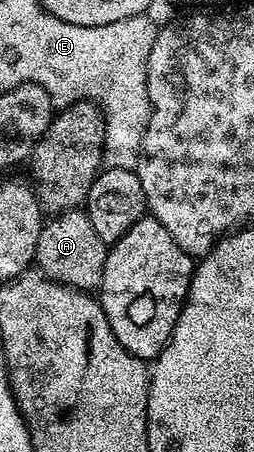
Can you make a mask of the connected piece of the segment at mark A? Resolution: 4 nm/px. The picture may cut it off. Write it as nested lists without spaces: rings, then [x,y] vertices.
[[[75,208],[64,210],[53,215],[54,219],[47,221],[40,232],[40,240],[34,249],[34,262],[37,269],[47,278],[53,278],[55,282],[62,282],[66,286],[75,286],[78,290],[94,292],[101,287],[104,276],[104,264],[108,243],[100,240],[96,228],[92,228],[92,220],[86,215],[85,209]]]

